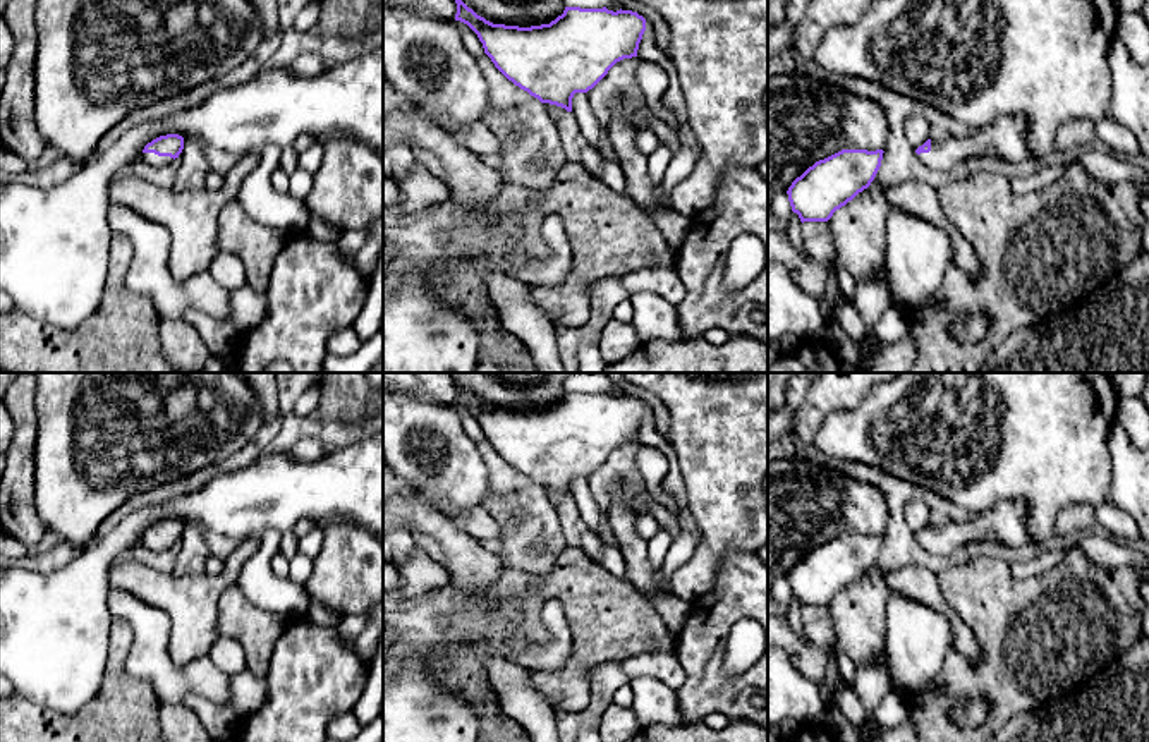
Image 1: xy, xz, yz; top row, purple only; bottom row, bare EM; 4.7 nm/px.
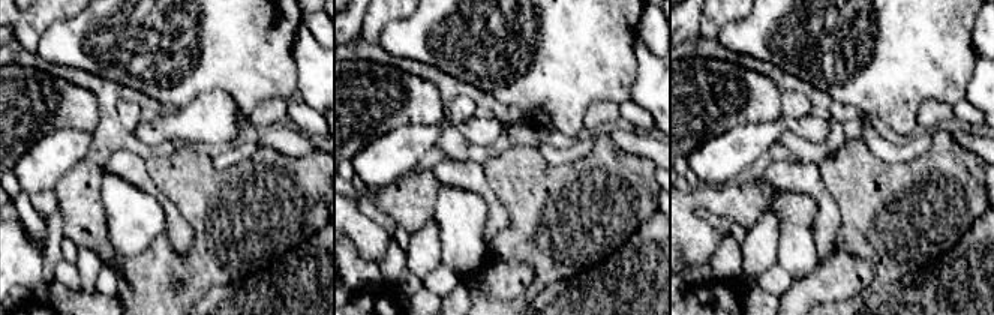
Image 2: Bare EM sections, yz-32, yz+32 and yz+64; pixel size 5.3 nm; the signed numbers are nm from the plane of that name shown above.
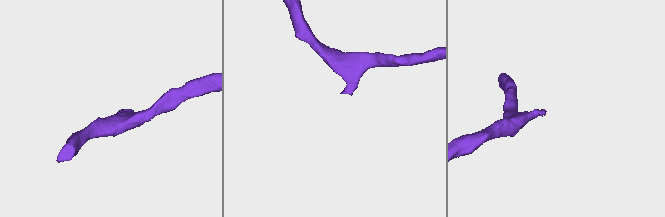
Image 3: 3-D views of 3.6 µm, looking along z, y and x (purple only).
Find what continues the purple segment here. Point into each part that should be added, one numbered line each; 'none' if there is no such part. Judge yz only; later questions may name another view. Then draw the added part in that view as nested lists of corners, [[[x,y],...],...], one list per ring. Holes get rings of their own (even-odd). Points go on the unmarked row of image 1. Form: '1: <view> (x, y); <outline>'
1: yz (1005, 524); [[[1001,500],[991,510],[967,522],[948,520],[931,526],[931,536],[921,538],[921,546],[938,556],[951,555],[969,543],[996,543],[1027,555],[1034,541],[1027,527],[1027,503],[1024,500]]]

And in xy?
1: xy (150, 543); [[[143,538],[141,544],[151,551],[163,551],[167,548],[170,548],[173,543],[170,541],[158,541],[155,538]]]

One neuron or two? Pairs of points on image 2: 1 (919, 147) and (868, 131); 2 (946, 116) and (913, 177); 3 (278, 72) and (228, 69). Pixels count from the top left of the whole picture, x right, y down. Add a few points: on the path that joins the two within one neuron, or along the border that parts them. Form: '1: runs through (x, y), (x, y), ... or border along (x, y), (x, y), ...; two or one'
1: runs through (907, 149), (886, 149), (880, 143); one
2: border along (946, 125), (940, 125), (933, 132); two
3: runs through (266, 69), (240, 69); one

